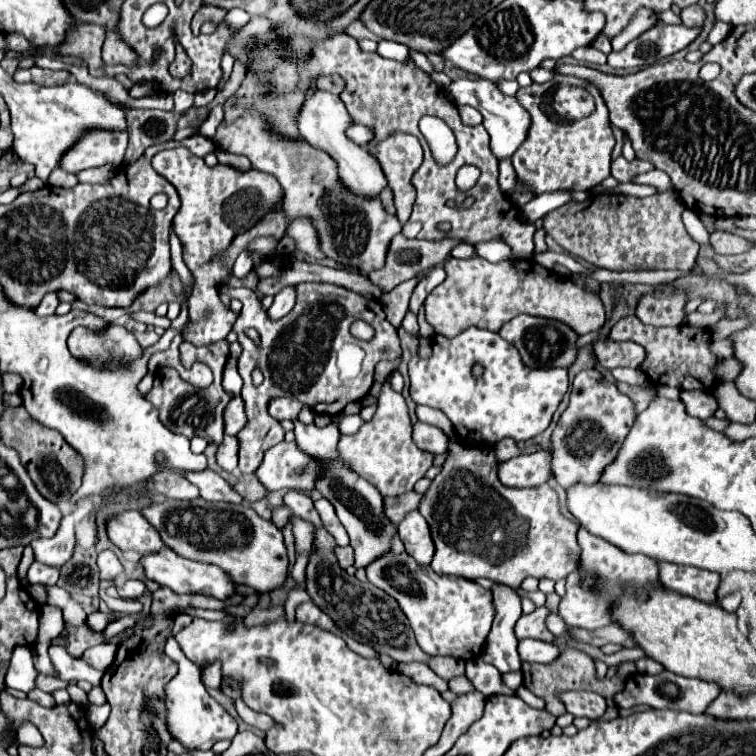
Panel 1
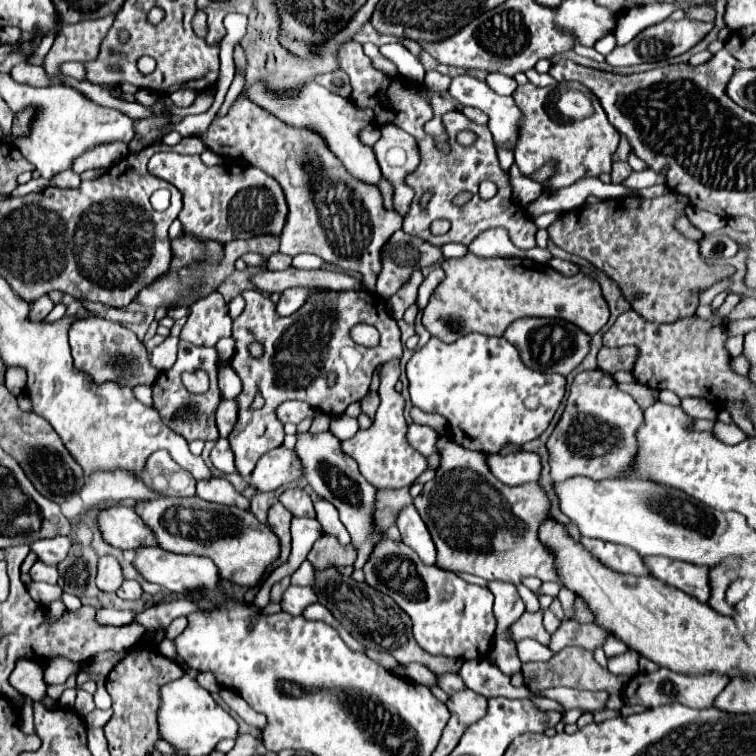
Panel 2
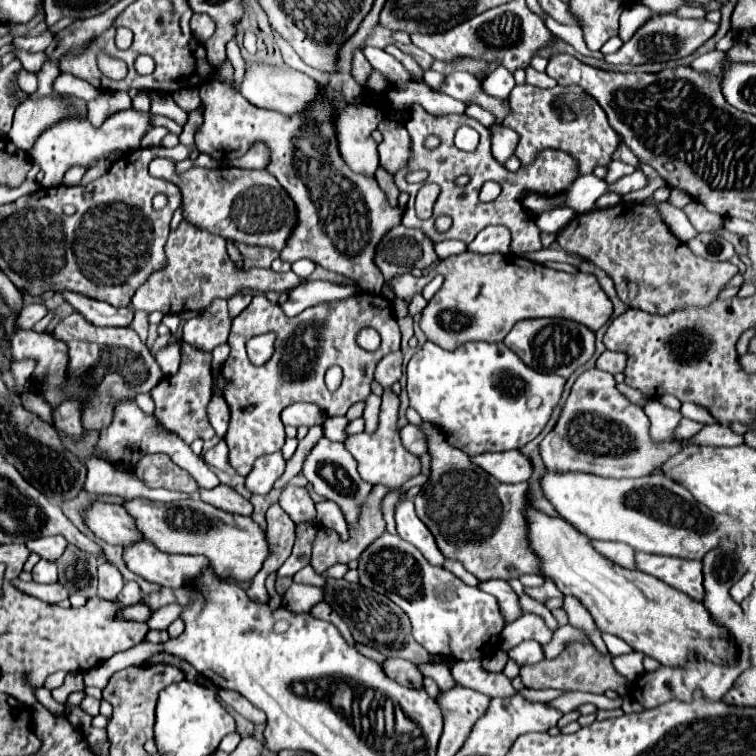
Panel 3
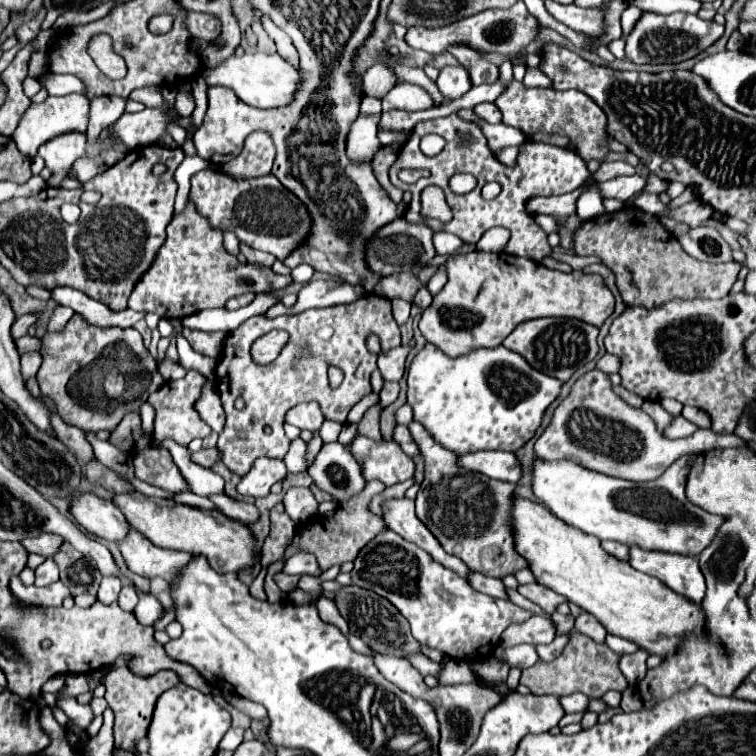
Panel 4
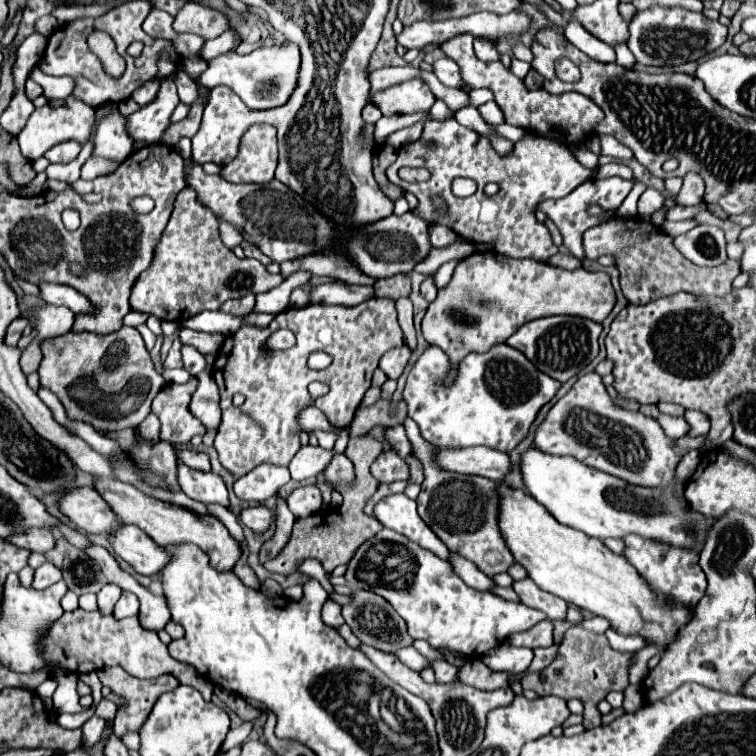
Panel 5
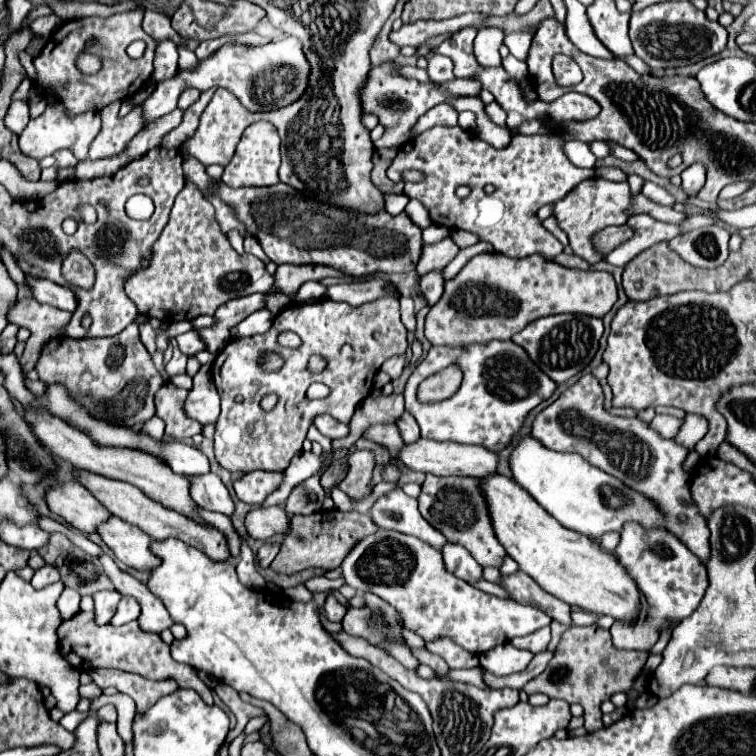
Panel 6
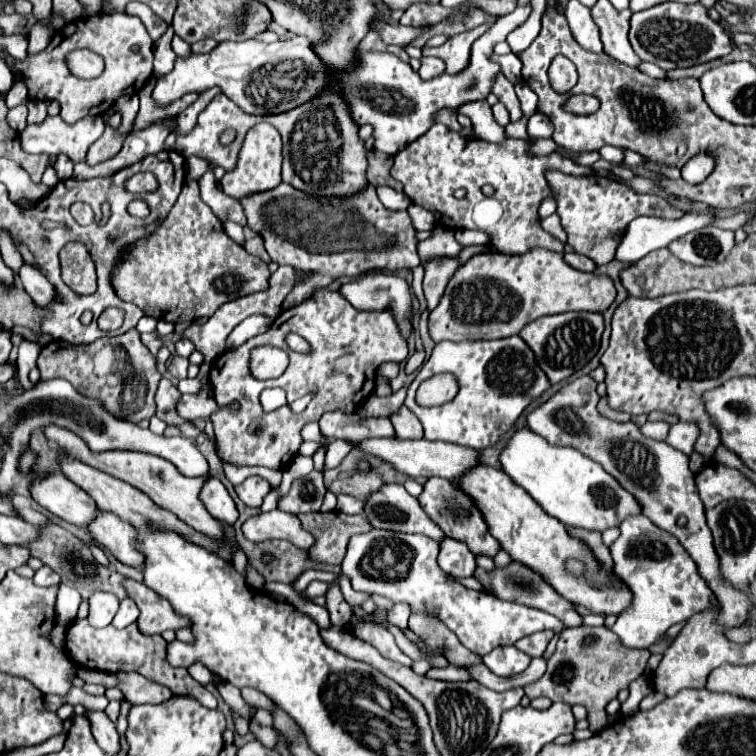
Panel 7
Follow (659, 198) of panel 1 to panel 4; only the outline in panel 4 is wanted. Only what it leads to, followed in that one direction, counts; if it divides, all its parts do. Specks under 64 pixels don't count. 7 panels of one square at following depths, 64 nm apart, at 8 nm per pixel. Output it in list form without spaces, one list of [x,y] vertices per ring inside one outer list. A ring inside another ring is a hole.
[[[624,206],[618,212],[602,214],[582,222],[574,234],[574,252],[580,256],[596,256],[616,276],[616,286],[628,306],[658,308],[668,300],[716,300],[730,292],[740,272],[738,262],[710,264],[688,256],[680,242],[648,212]]]

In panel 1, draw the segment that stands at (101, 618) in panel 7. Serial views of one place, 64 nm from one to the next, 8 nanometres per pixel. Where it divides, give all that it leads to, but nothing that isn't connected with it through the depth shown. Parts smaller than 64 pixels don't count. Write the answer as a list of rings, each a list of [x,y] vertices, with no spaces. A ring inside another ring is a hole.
[[[102,550],[98,554],[98,568],[100,568],[100,576],[102,580],[106,578],[118,578],[122,574],[122,564],[118,560],[118,556],[112,550]]]

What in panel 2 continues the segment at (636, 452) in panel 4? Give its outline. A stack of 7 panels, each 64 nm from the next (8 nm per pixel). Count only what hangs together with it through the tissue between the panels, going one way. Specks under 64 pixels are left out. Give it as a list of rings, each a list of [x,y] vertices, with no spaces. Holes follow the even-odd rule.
[[[600,370],[580,372],[566,400],[560,422],[548,438],[552,480],[564,482],[568,478],[586,476],[592,480],[604,480],[620,476],[634,460],[636,454],[636,428],[642,424],[642,410],[632,396],[620,392],[612,376]],[[718,422],[712,432],[716,434],[716,438],[720,438],[726,444],[738,444],[738,442],[742,442],[746,438],[746,434],[736,424],[722,424],[722,422]]]

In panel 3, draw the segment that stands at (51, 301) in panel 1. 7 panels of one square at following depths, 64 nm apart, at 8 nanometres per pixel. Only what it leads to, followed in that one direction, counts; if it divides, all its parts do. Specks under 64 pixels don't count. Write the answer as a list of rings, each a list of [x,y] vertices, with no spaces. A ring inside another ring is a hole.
[[[30,304],[22,310],[20,314],[20,326],[22,328],[32,328],[36,322],[40,322],[48,314],[48,308],[44,304]]]

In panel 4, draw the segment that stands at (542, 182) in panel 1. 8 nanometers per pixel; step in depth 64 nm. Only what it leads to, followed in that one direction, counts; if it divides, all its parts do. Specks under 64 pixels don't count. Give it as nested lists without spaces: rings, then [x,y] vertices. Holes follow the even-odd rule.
[[[512,82],[504,94],[496,100],[496,106],[502,112],[502,122],[510,124],[524,132],[528,142],[554,144],[560,148],[574,150],[584,162],[596,160],[604,162],[610,154],[610,132],[606,130],[606,114],[598,104],[584,92],[572,90],[554,90],[554,88],[526,88],[522,82]]]

